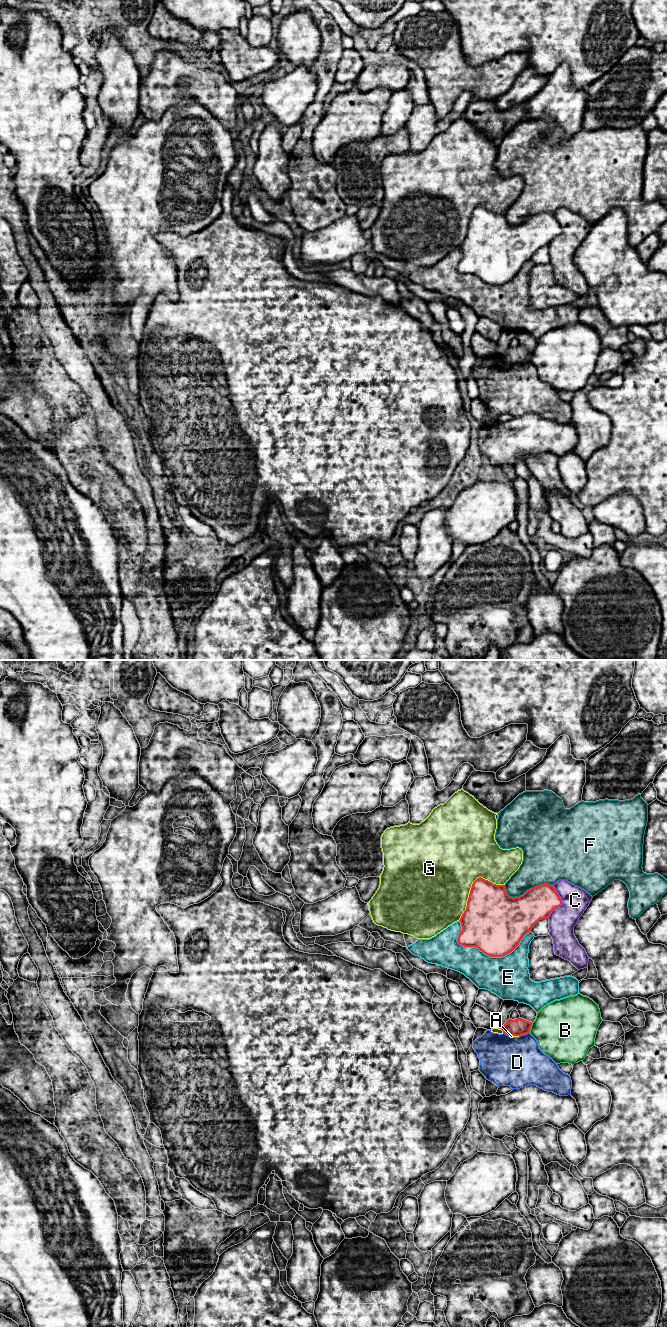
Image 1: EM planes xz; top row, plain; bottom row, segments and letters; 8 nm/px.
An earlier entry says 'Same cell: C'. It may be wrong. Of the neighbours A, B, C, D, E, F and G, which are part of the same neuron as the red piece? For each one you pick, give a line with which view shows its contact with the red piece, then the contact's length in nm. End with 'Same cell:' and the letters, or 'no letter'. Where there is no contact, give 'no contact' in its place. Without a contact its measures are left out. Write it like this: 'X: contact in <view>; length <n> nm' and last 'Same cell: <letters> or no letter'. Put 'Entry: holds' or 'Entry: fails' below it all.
Same cell: no letter
Entry: fails

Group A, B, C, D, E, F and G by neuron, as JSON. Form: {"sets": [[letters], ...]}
{"sets": [["A", "D"], ["B"], ["C"], ["E"], ["F"], ["G"]]}

